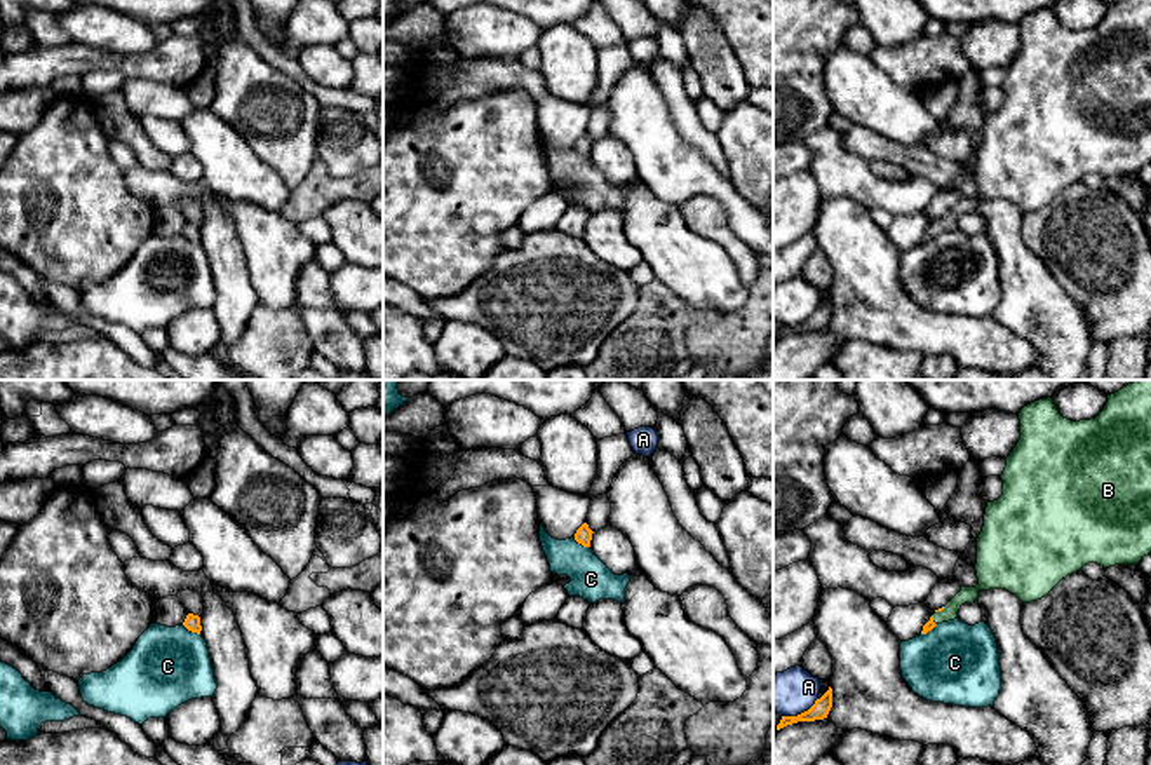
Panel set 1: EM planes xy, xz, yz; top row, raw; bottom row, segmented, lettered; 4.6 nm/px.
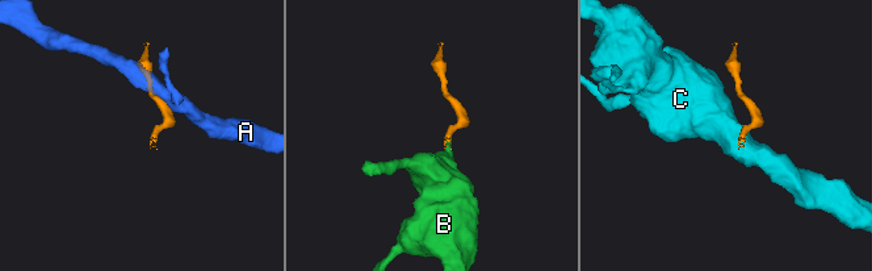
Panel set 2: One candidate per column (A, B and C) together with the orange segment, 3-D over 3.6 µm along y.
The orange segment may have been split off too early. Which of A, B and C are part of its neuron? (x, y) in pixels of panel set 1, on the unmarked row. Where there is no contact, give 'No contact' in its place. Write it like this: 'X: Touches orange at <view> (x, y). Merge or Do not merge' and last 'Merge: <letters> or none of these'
A: Touches orange at yz (801, 323). Do not merge
B: Touches orange at yz (939, 220). Merge
C: Touches orange at xz (582, 154). Do not merge
Merge: B

